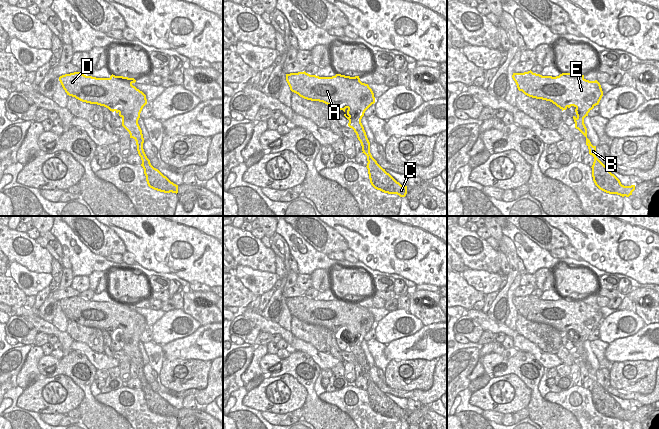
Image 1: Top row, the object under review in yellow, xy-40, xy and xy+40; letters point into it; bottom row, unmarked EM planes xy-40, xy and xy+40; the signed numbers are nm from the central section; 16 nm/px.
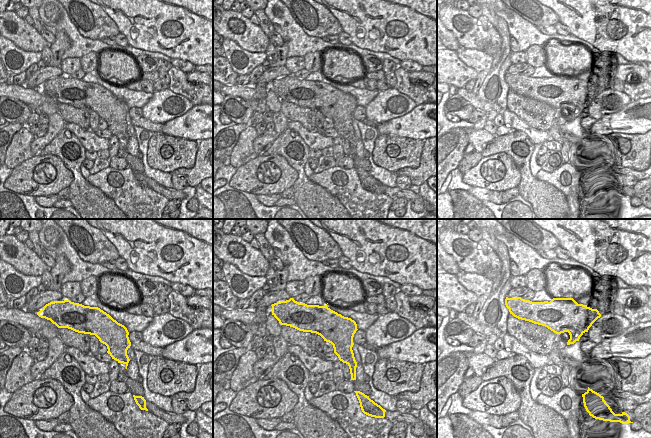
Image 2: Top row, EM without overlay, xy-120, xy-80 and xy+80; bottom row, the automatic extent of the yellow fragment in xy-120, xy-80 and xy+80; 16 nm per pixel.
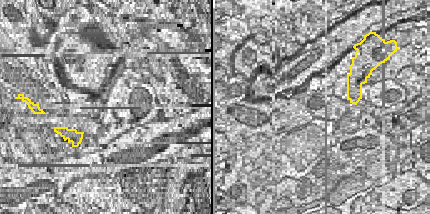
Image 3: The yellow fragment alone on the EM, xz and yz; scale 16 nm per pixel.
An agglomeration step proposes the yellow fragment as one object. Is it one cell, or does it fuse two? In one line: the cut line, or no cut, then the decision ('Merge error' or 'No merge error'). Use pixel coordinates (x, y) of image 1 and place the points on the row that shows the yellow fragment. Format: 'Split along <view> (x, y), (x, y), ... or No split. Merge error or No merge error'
Split along xy-40 (119, 114), (133, 115), (137, 121). Merge error

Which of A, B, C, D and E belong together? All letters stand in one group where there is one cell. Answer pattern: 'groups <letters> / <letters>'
groups A D E / B C

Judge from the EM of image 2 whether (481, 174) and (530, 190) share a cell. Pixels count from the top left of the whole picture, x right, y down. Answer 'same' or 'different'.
different

